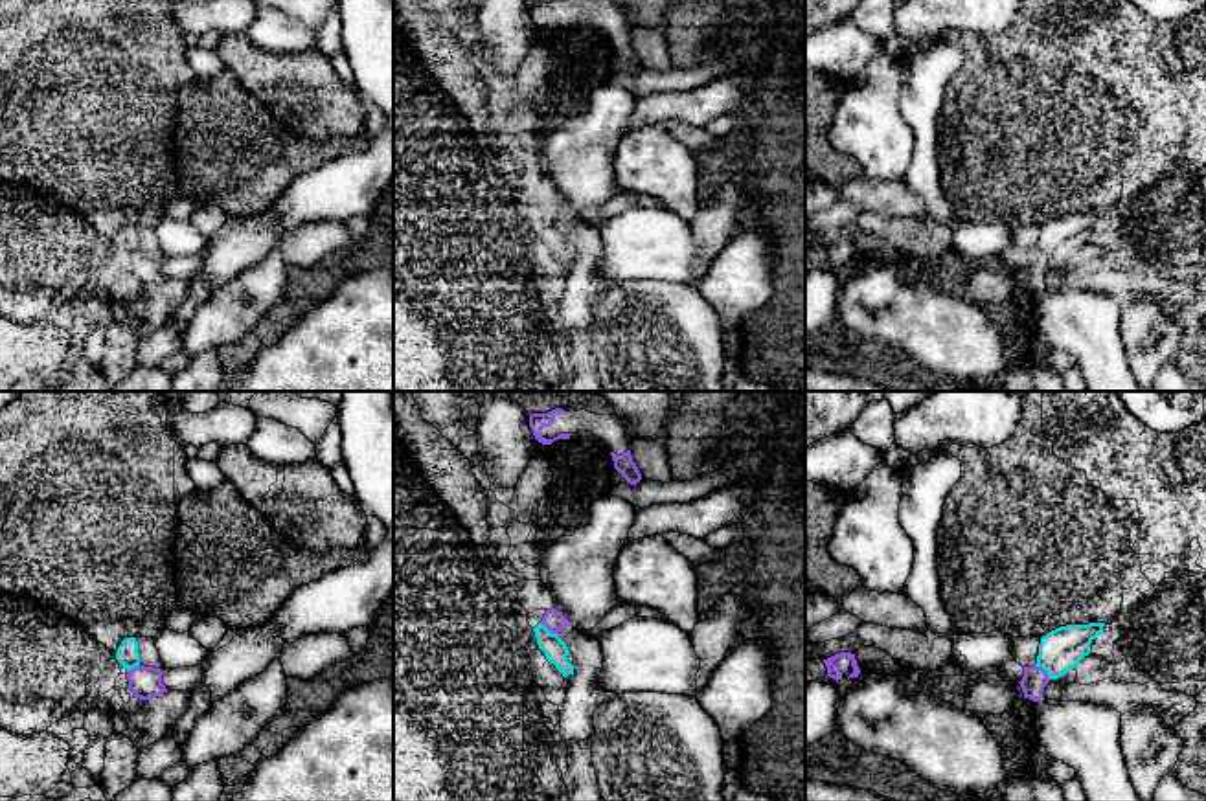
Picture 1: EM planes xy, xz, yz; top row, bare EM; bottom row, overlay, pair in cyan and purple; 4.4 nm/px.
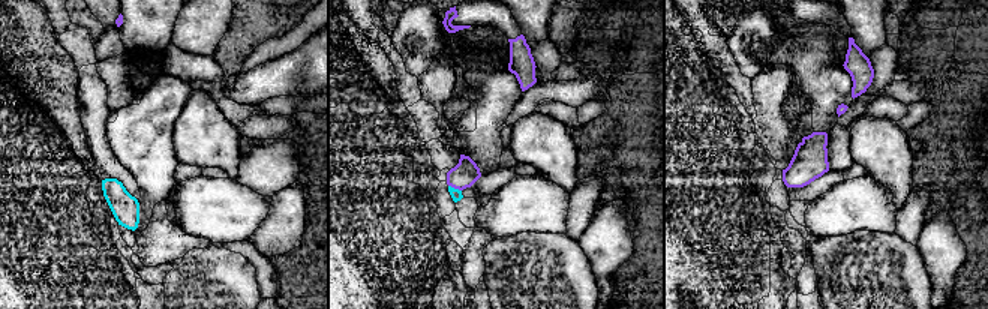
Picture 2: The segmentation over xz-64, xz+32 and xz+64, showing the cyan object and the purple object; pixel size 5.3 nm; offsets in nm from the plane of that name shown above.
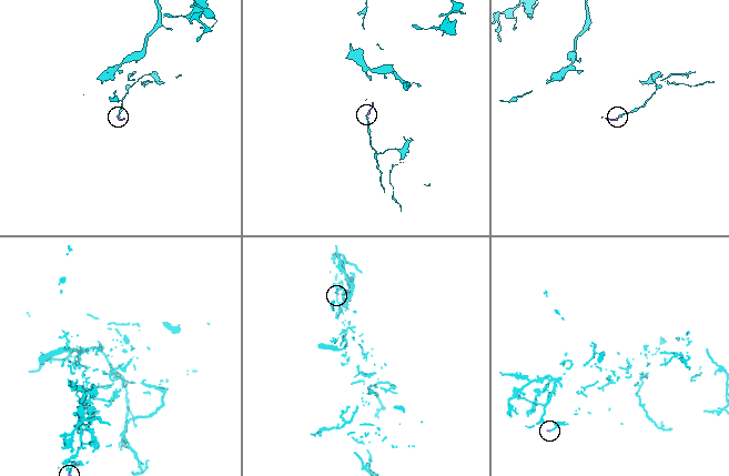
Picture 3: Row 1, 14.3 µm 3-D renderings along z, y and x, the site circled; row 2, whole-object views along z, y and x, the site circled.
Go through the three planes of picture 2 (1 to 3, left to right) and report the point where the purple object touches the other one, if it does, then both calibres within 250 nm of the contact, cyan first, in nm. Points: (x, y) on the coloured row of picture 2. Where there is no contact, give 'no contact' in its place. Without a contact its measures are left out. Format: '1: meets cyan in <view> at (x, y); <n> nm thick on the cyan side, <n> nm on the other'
1: no contact
2: meets cyan in xz+32 at (453, 188); 60 nm thick on the cyan side, 140 nm on the other
3: no contact

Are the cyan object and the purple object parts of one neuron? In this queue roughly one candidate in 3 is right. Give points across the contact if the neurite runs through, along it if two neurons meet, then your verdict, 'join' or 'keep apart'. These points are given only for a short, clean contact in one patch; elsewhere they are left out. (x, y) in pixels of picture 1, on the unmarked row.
way yz (1061, 237), (1045, 258), (1035, 267); join

